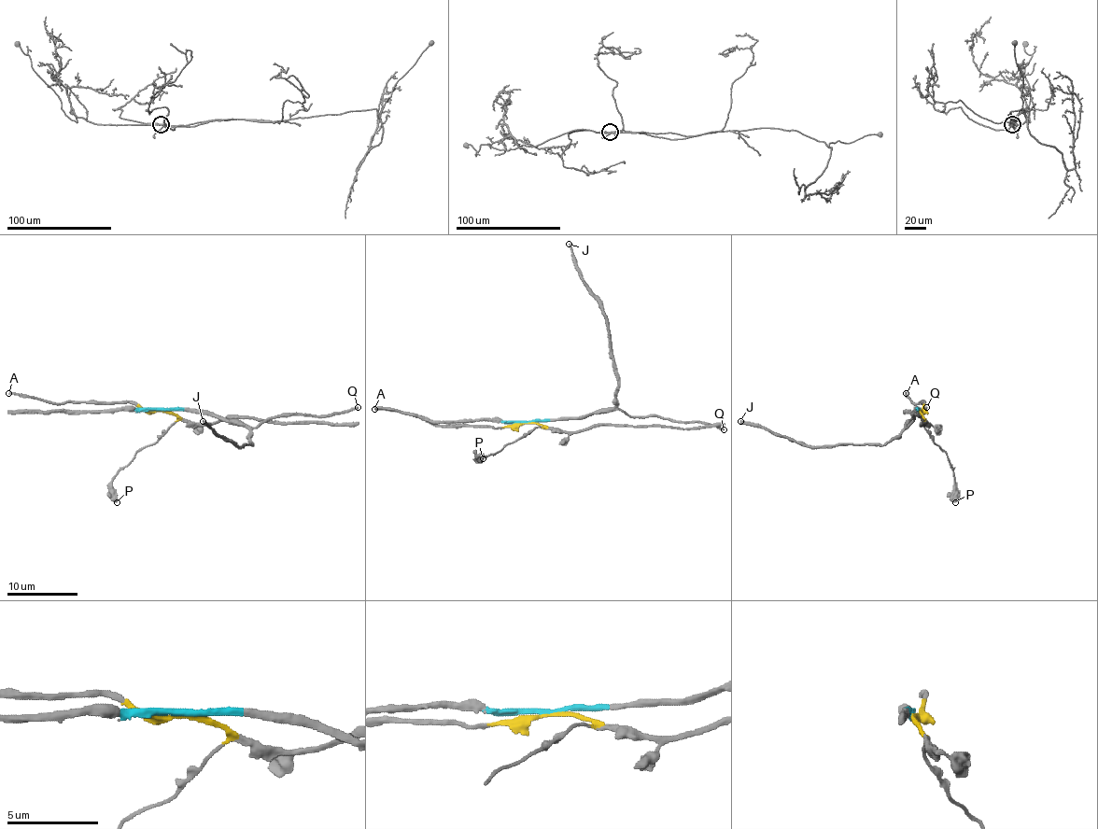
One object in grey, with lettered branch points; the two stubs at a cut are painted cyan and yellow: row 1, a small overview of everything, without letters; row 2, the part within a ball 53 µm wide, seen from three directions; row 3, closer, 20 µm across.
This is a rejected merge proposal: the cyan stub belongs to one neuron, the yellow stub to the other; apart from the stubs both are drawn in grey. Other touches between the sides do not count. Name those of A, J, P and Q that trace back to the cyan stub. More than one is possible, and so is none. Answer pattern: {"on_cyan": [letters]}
{"on_cyan": ["J", "Q"]}

